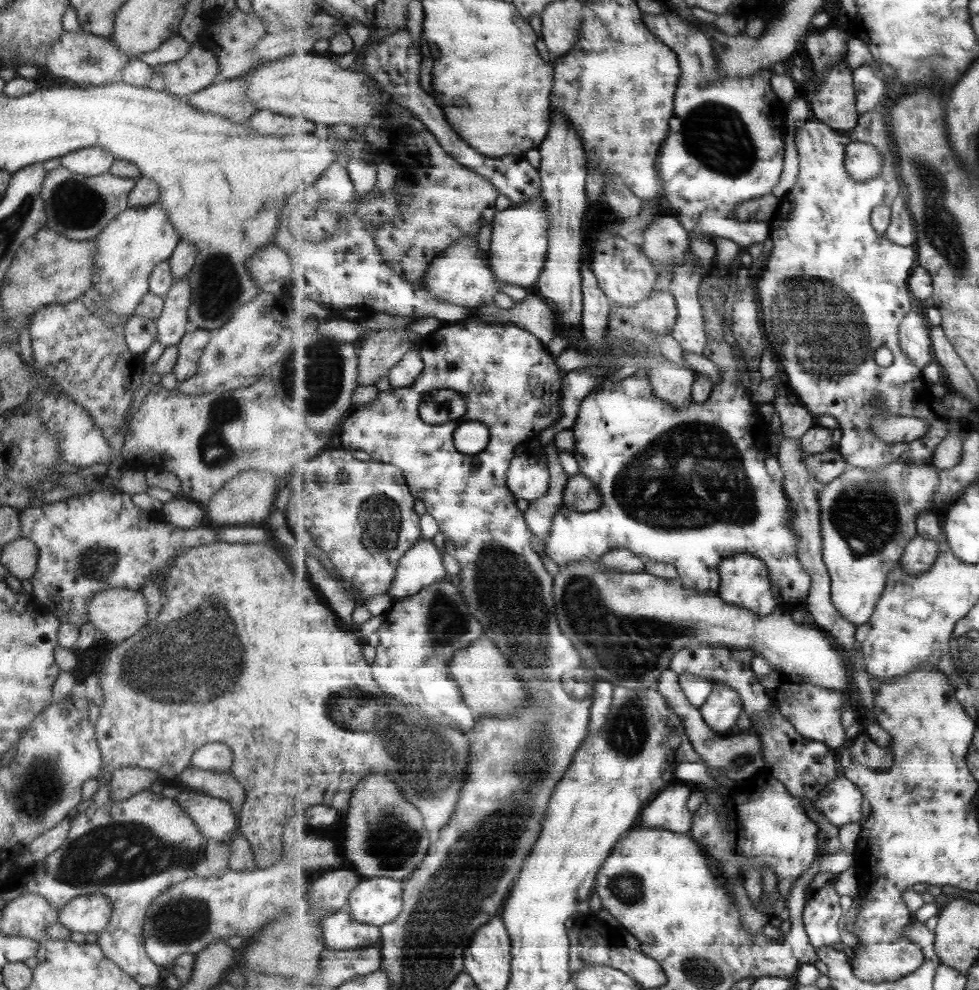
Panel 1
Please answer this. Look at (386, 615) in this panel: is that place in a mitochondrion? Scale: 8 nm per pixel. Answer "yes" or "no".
no

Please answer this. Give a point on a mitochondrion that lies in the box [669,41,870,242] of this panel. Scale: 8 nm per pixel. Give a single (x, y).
(713, 133)

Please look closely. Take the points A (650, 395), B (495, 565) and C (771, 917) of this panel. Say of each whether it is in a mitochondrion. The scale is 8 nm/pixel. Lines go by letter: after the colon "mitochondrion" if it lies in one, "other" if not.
A: other
B: mitochondrion
C: other

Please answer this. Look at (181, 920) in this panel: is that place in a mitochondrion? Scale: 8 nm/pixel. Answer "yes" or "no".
yes

